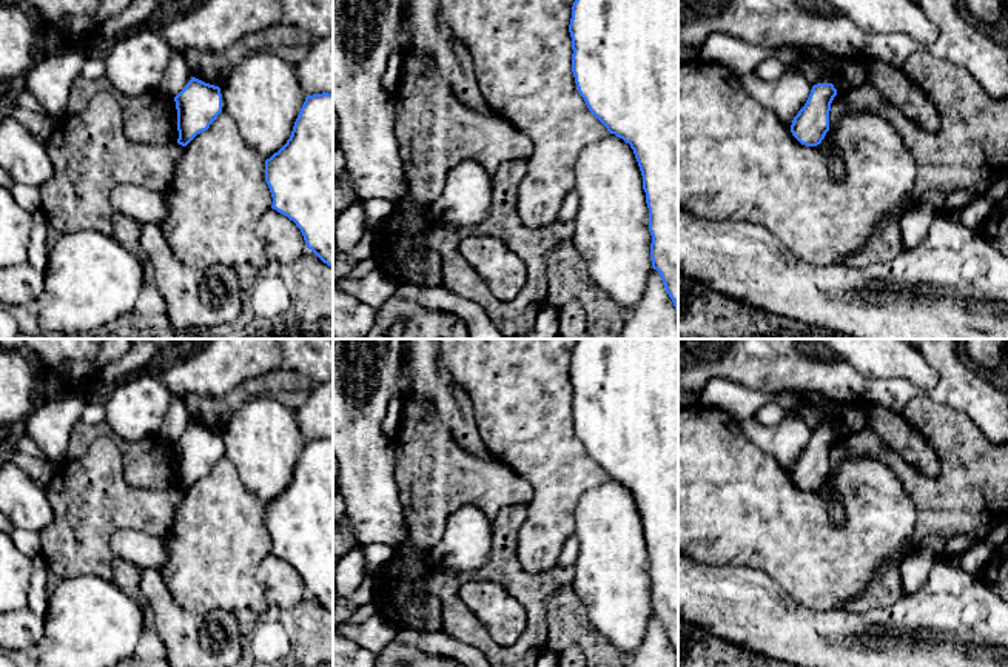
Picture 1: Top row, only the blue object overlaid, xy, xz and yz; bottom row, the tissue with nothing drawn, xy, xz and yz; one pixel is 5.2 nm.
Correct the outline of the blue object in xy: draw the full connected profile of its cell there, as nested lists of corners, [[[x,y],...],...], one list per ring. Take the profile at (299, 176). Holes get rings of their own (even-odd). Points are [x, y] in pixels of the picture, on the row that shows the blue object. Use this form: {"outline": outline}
{"outline": [[[333,94],[307,96],[287,143],[265,160],[271,208],[301,230],[307,248],[333,268]]]}

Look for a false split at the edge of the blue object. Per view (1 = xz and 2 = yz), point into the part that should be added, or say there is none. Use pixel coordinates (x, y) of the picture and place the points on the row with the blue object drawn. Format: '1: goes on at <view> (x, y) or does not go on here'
1: does not go on here
2: does not go on here

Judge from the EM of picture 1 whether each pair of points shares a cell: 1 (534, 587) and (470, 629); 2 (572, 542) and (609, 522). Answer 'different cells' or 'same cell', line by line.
1: same cell
2: different cells

